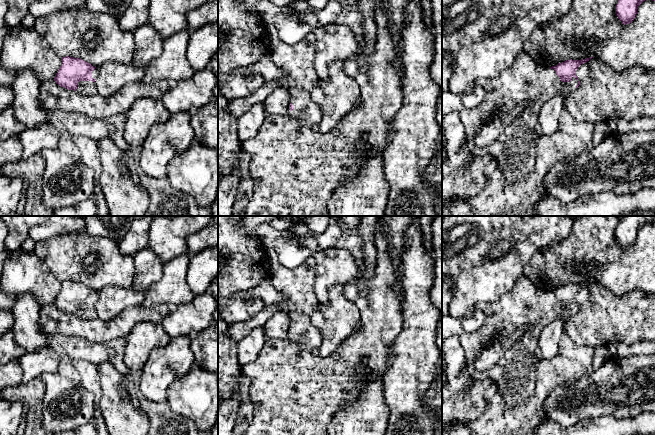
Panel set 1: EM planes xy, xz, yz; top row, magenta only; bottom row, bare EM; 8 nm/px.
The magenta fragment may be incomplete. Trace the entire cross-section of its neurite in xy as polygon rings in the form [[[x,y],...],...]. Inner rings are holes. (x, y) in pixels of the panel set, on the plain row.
[[[65,280],[61,282],[61,290],[53,304],[65,313],[83,319],[95,319],[96,296],[96,291],[82,283]]]

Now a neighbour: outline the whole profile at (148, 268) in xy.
[[[149,247],[134,255],[134,278],[132,287],[136,291],[147,289],[163,275],[164,262]]]

